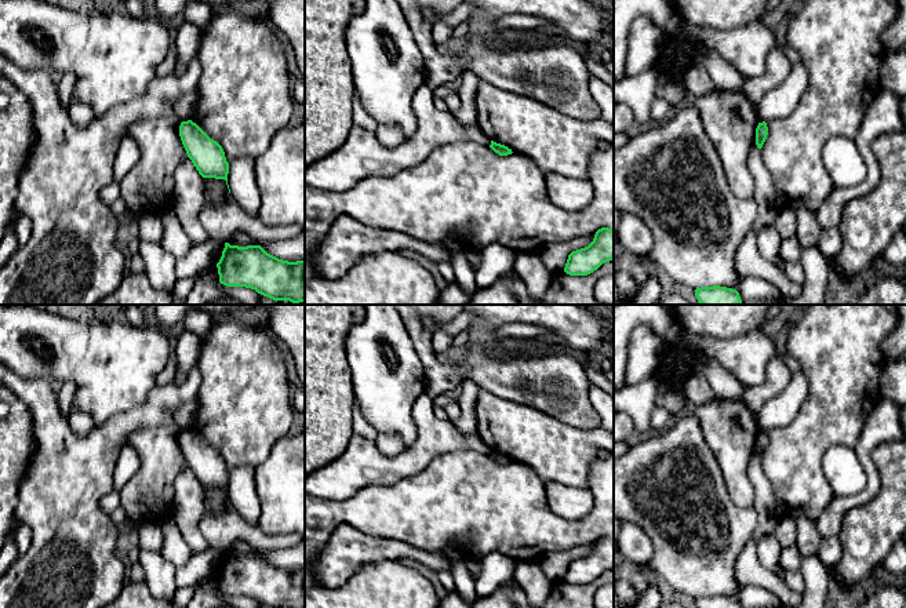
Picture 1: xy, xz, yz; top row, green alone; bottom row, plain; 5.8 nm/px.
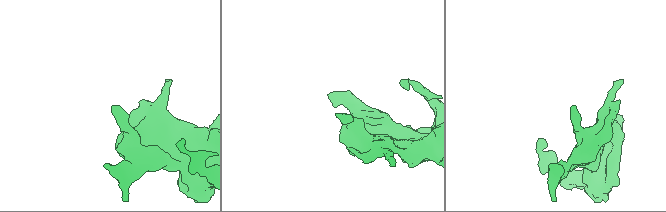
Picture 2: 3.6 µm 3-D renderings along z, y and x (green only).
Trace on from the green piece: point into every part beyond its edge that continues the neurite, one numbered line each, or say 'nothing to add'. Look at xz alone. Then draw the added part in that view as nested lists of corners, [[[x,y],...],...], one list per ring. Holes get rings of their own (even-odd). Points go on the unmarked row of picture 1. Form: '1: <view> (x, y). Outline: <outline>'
nothing to add

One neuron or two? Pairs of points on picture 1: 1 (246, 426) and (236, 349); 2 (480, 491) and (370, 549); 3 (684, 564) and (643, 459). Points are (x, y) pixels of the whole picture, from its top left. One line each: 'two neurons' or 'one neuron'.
1: one neuron
2: two neurons
3: one neuron

